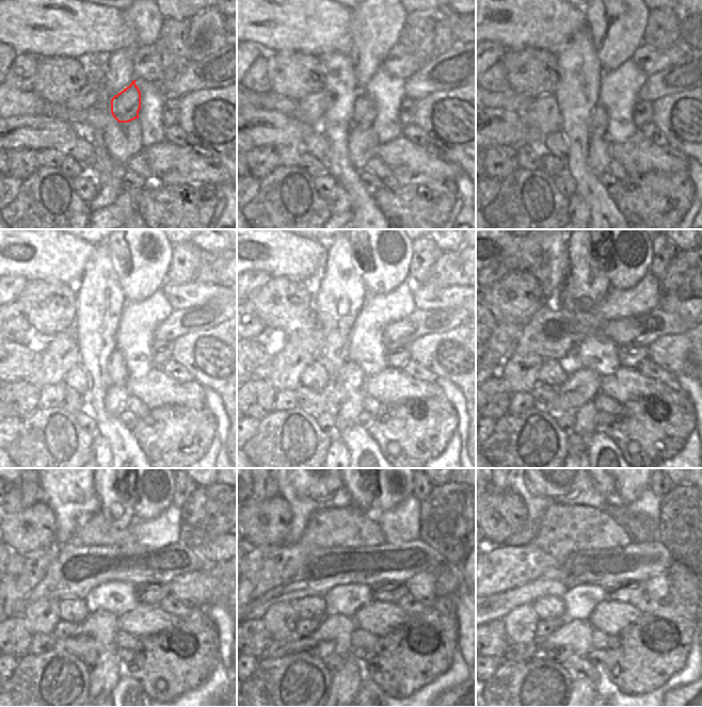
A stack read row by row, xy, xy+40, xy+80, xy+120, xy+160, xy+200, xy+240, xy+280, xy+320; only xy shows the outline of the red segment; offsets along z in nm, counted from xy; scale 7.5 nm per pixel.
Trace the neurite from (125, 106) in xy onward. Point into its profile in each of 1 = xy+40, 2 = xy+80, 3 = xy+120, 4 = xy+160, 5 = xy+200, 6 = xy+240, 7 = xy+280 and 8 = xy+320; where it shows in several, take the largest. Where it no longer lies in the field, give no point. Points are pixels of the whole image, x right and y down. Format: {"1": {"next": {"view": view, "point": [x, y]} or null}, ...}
{"1": {"next": {"view": "xy+40", "point": [365, 110]}}, "2": {"next": {"view": "xy+80", "point": [599, 125]}}, "3": {"next": {"view": "xy+120", "point": [117, 371]}}, "4": {"next": {"view": "xy+160", "point": [350, 379]}}, "5": {"next": {"view": "xy+200", "point": [581, 386]}}, "6": {"next": {"view": "xy+240", "point": [98, 631]}}, "7": {"next": {"view": "xy+280", "point": [334, 636]}}, "8": {"next": {"view": "xy+320", "point": [574, 638]}}}

